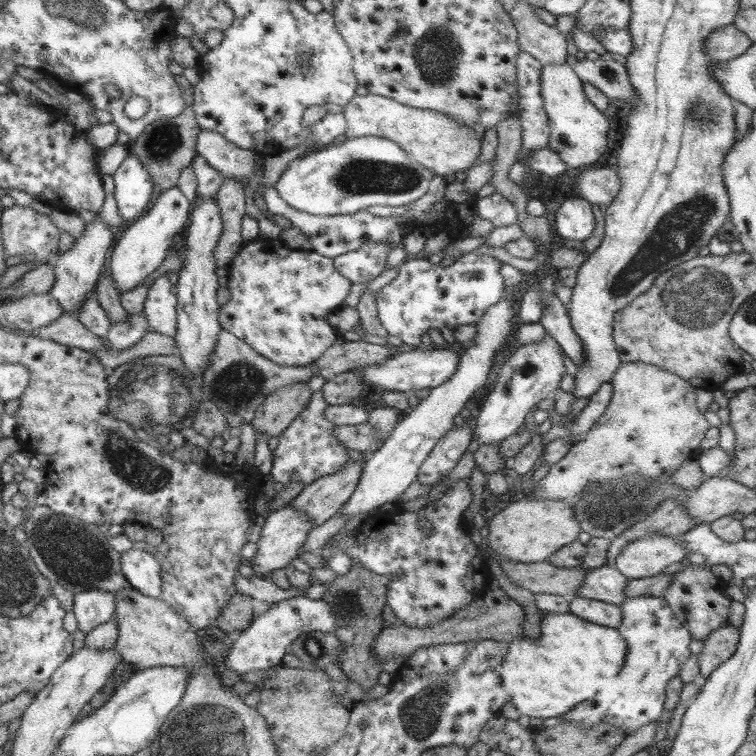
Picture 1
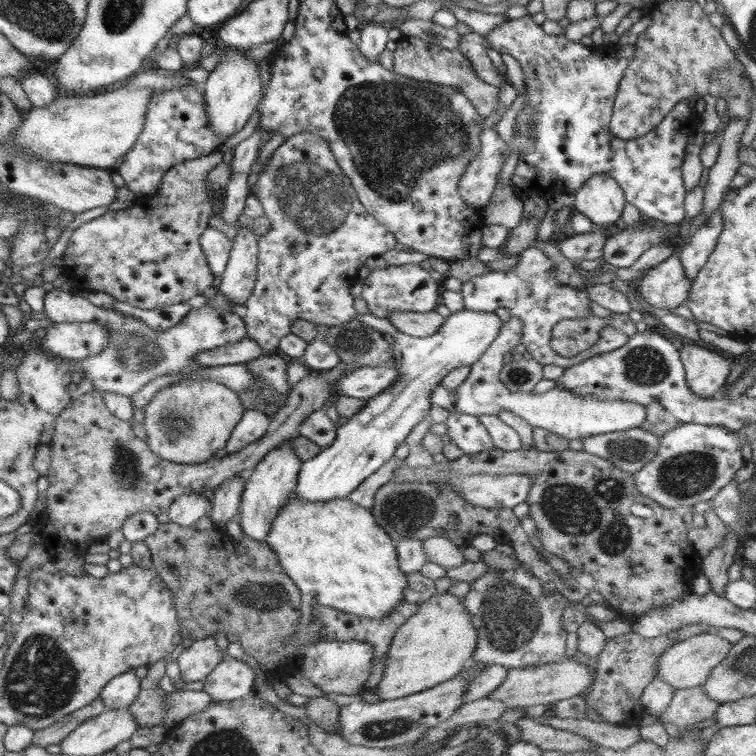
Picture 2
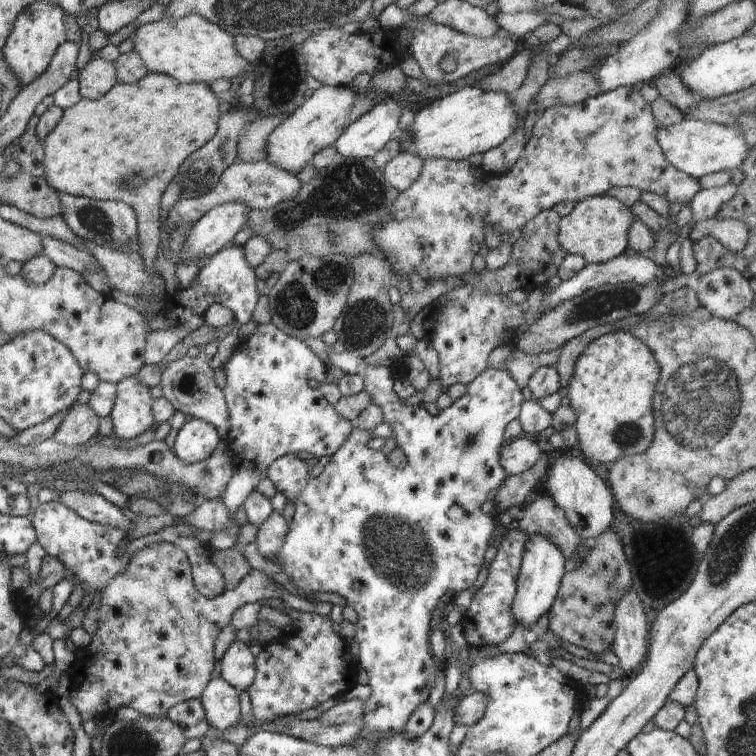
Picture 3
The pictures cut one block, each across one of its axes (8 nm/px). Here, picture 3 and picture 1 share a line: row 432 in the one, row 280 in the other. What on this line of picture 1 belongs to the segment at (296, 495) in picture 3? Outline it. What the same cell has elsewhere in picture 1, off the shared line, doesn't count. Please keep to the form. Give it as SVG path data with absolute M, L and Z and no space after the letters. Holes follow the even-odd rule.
M367 242L359 246L359 250L333 258L333 268L351 284L367 284L375 280L387 268L385 262L387 262L389 252L391 248L387 244ZM463 254L445 268L429 264L425 258L409 260L399 268L397 278L375 294L379 324L387 334L399 338L405 348L421 348L421 334L427 334L431 328L477 324L485 310L497 304L507 292L499 274L501 266L503 262L485 254Z

